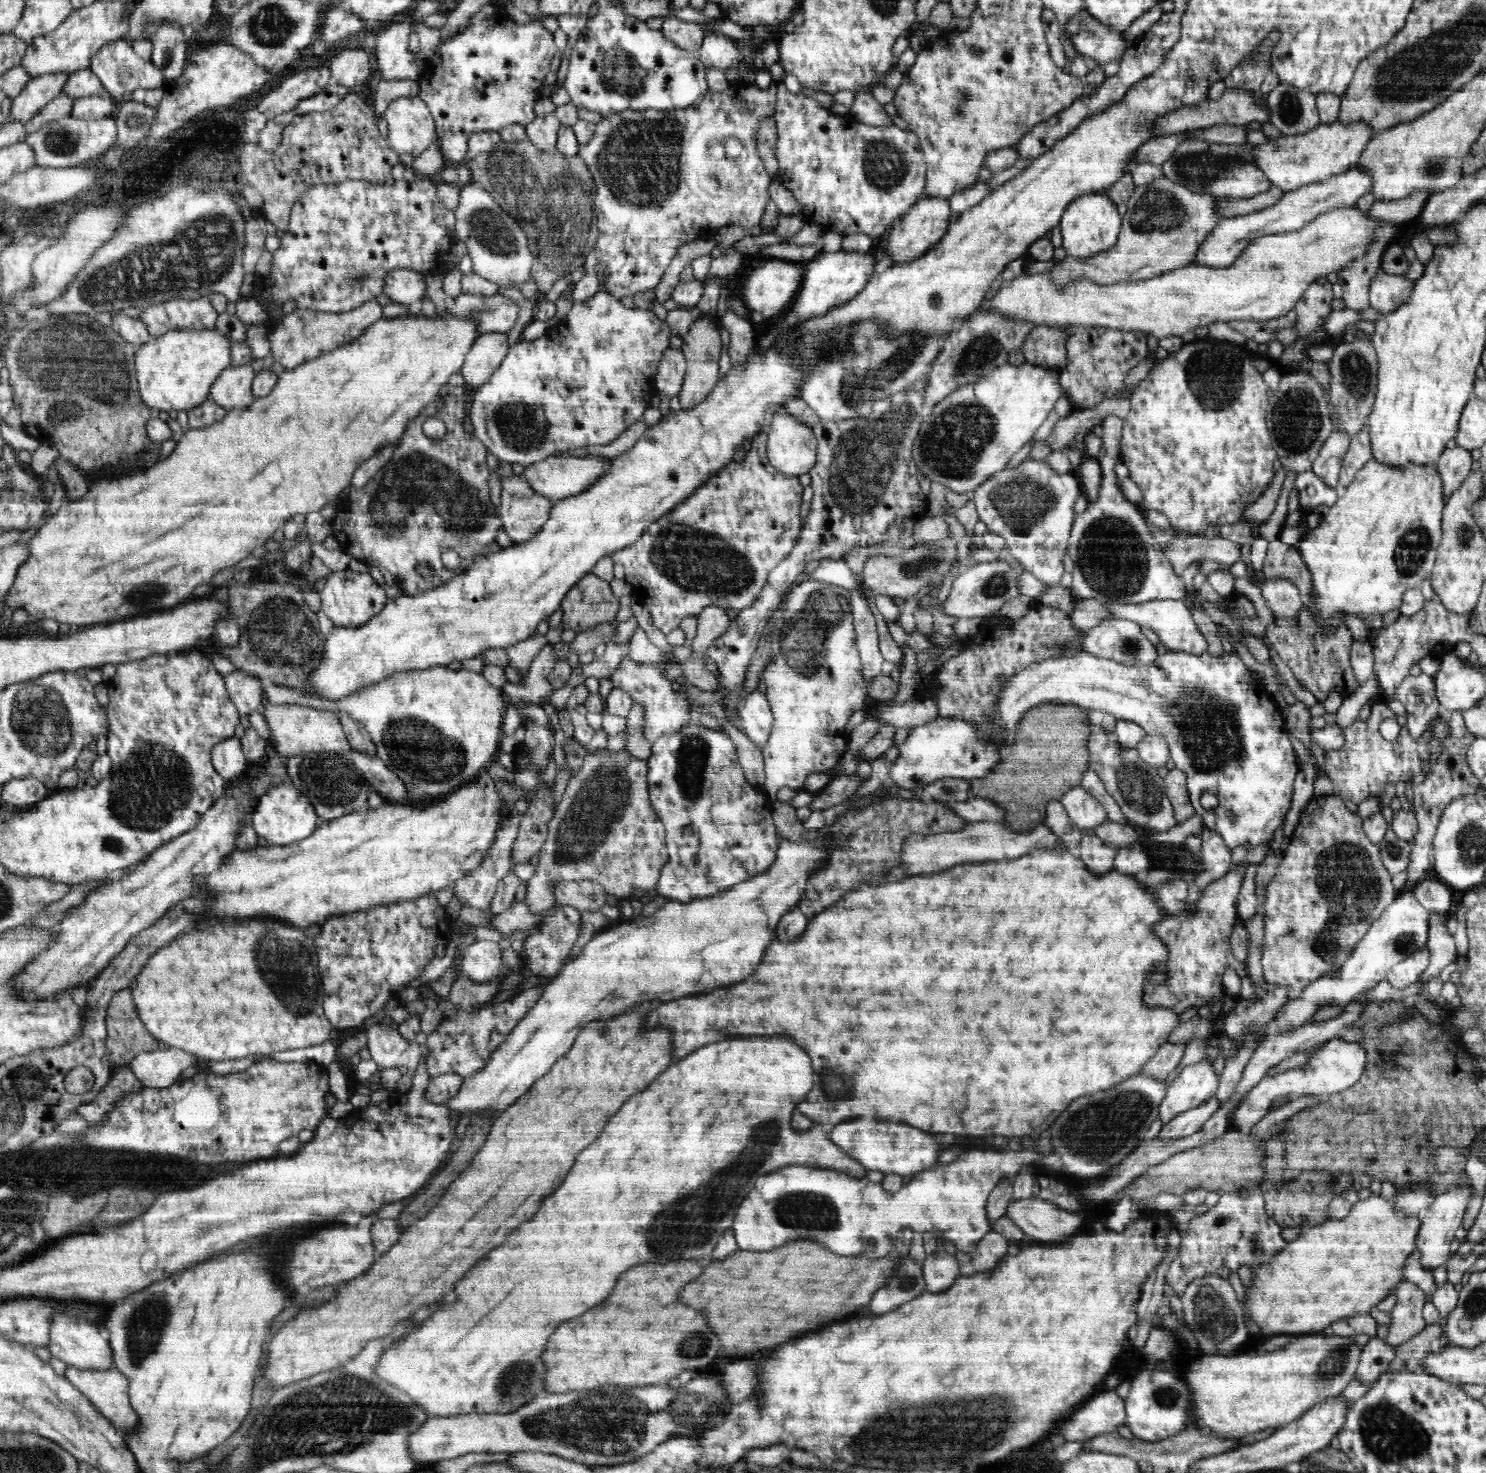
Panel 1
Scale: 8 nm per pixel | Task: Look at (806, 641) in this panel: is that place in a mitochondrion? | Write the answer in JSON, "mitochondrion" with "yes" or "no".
{"mitochondrion":"yes"}

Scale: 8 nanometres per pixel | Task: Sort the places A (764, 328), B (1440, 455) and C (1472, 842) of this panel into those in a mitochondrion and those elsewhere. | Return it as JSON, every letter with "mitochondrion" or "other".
{"A":"other","B":"other","C":"mitochondrion"}

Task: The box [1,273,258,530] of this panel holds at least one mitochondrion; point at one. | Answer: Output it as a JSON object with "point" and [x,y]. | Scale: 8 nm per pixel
{"point":[73,364]}

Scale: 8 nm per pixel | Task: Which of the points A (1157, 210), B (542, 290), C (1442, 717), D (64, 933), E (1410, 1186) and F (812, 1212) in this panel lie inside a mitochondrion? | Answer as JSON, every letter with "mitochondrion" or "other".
{"A":"mitochondrion","B":"other","C":"other","D":"other","E":"other","F":"mitochondrion"}

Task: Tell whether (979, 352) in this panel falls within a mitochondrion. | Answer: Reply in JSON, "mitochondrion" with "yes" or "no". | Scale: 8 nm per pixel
{"mitochondrion":"yes"}

